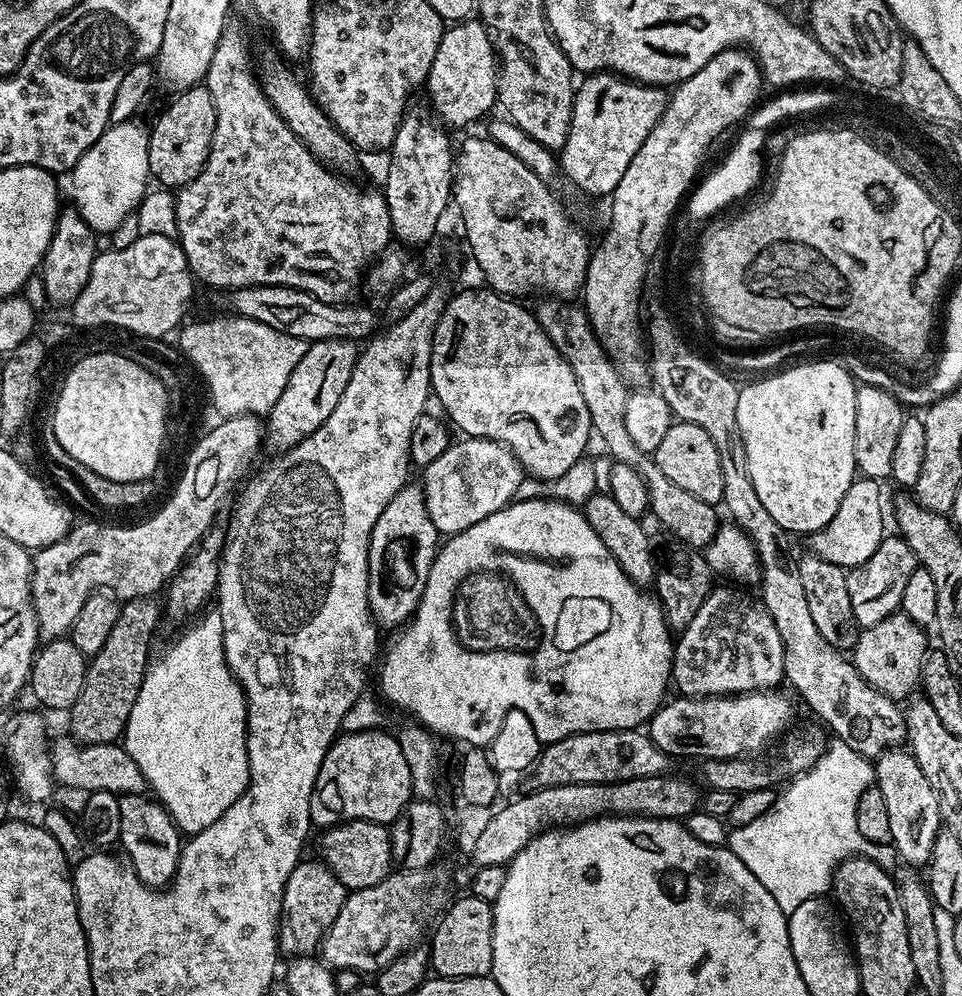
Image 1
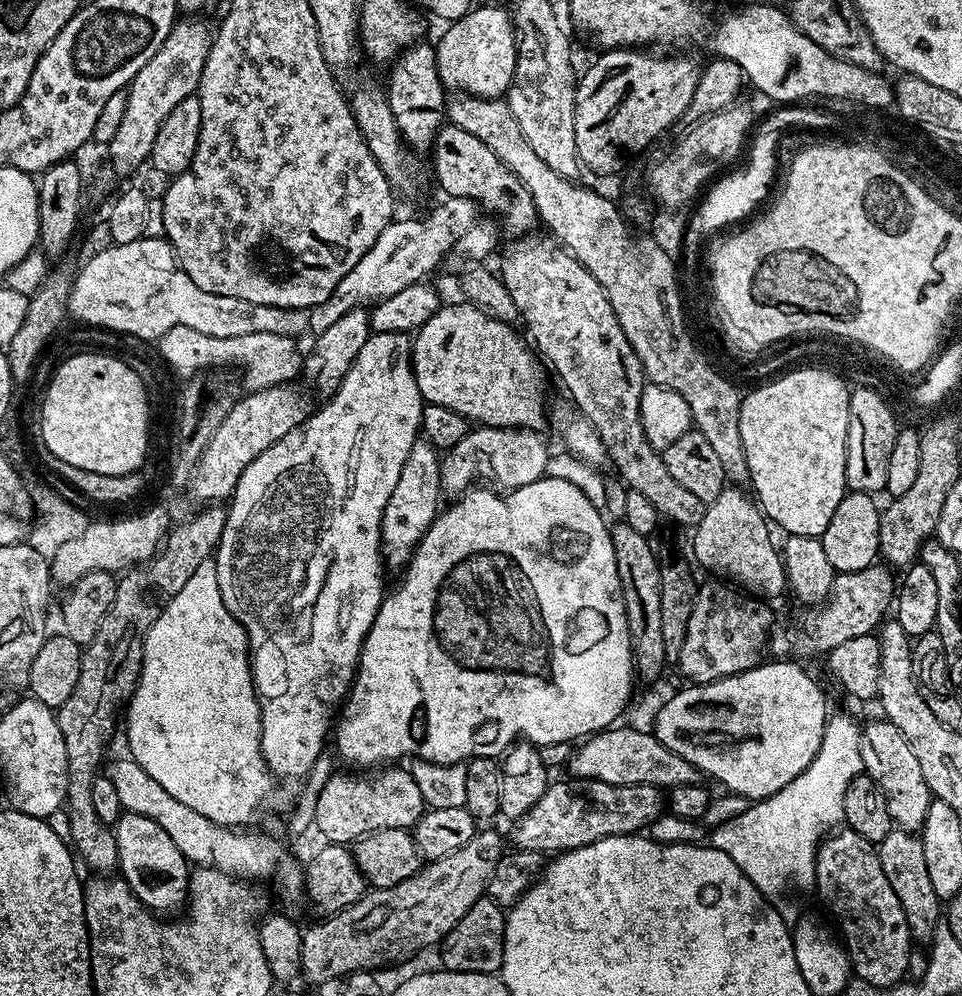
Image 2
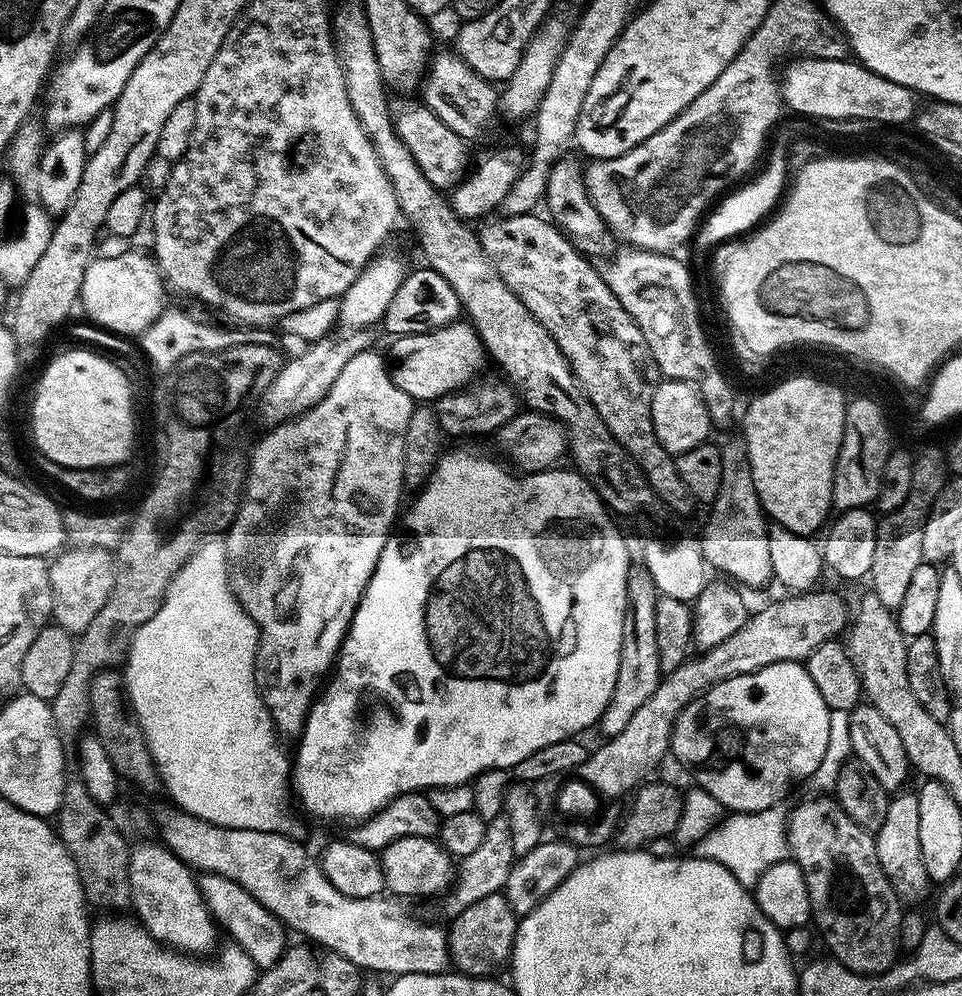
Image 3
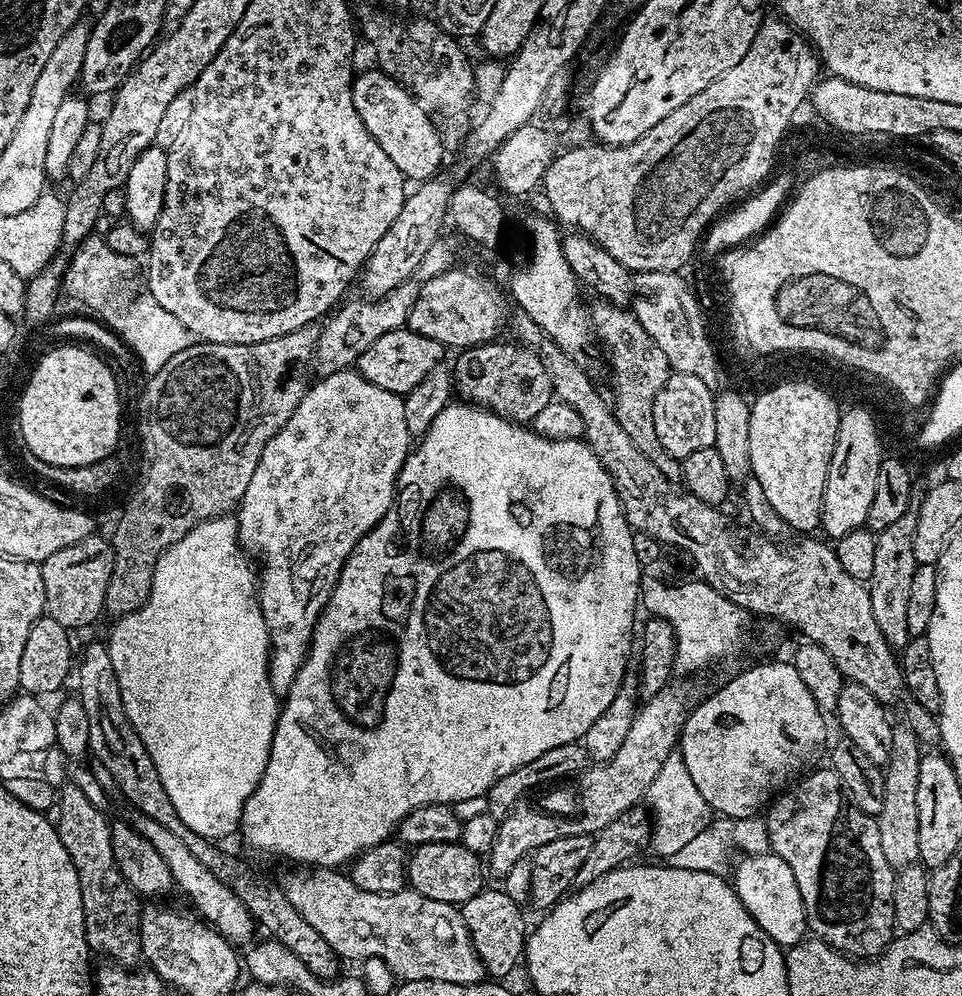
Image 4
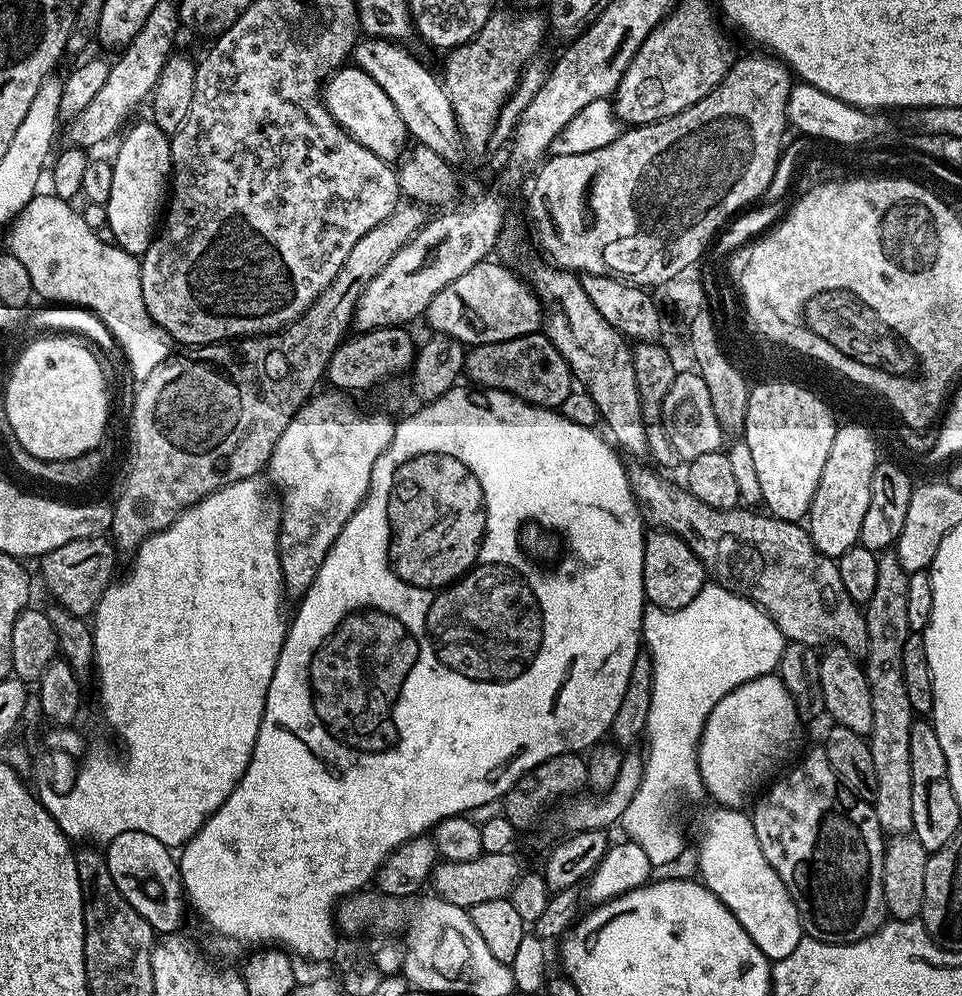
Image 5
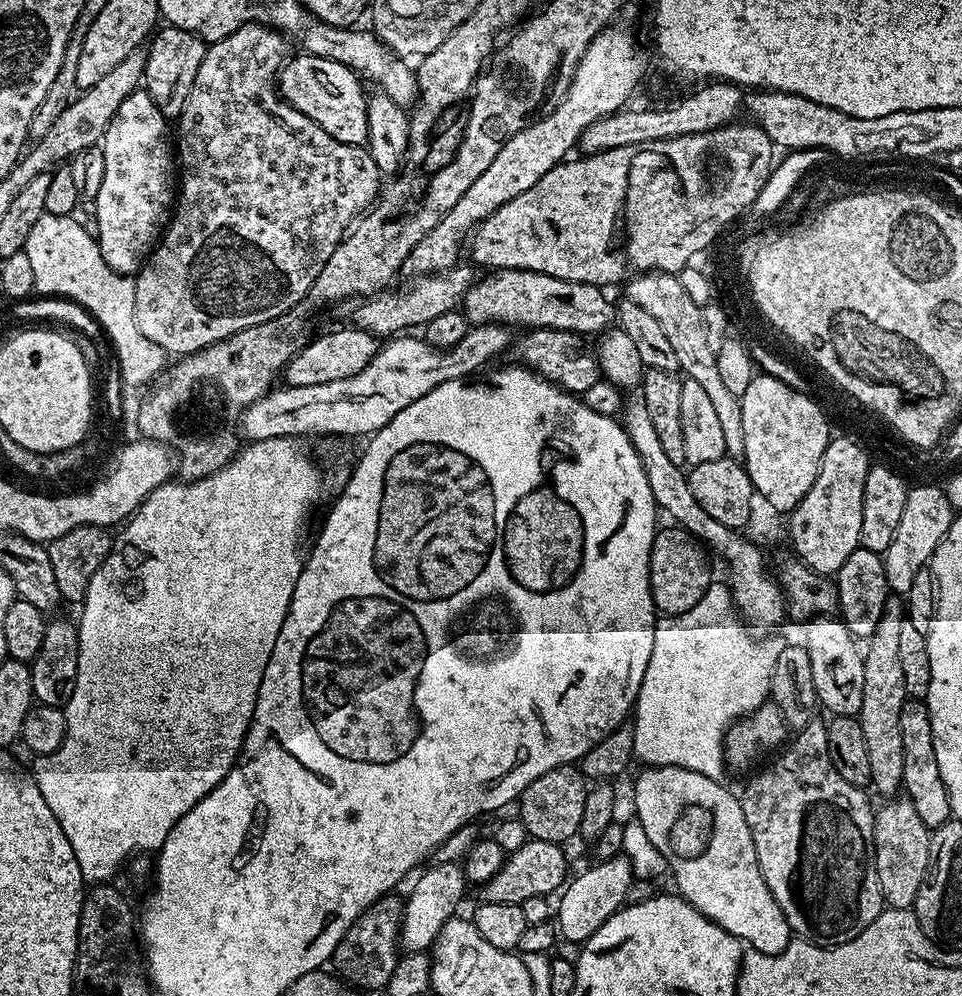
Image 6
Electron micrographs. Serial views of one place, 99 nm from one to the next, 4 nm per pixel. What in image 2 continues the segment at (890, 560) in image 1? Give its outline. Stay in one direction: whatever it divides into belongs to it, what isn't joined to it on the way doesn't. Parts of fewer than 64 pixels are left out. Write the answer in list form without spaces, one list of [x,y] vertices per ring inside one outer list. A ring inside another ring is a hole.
[[[875,563],[860,571],[837,573],[829,600],[807,609],[794,624],[777,627],[769,639],[769,653],[776,658],[825,655],[851,638],[871,635],[881,624],[884,613],[895,599],[896,578],[884,564]]]

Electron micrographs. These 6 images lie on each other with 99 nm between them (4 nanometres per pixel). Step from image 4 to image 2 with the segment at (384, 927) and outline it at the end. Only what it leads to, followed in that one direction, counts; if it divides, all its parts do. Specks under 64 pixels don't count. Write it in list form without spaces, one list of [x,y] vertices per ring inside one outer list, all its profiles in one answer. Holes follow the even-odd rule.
[[[131,758],[116,760],[112,765],[107,765],[106,775],[118,793],[125,812],[142,814],[142,818],[151,818],[158,822],[166,834],[170,834],[170,842],[182,850],[184,857],[193,865],[205,868],[217,868],[226,874],[249,882],[261,882],[273,876],[280,892],[288,900],[301,899],[304,891],[304,874],[301,865],[295,864],[284,853],[284,848],[272,836],[263,836],[260,832],[248,832],[252,830],[237,830],[226,824],[215,824],[210,818],[202,818],[198,810],[190,810],[183,802],[178,802],[174,794],[162,790],[142,766]]]

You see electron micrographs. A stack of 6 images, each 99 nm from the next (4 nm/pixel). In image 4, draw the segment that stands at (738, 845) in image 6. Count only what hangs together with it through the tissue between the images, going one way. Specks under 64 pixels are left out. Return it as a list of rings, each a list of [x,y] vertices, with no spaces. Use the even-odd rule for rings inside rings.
[[[771,854],[745,855],[743,859],[736,868],[736,880],[734,879],[734,887],[742,906],[746,906],[754,922],[758,922],[758,926],[762,926],[762,930],[766,930],[766,934],[770,934],[770,938],[781,949],[797,947],[808,932],[808,919],[794,870],[790,870],[782,858]]]

